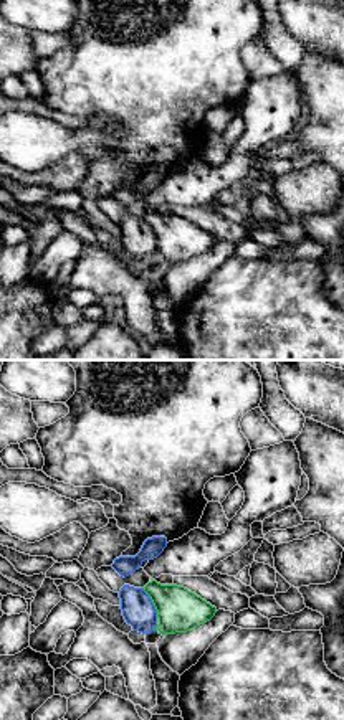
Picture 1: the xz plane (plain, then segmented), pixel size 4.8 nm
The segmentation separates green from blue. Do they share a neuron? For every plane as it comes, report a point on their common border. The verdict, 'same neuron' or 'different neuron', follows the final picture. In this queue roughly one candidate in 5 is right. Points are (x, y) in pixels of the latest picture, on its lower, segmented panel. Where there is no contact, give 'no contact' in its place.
contact (152, 601)

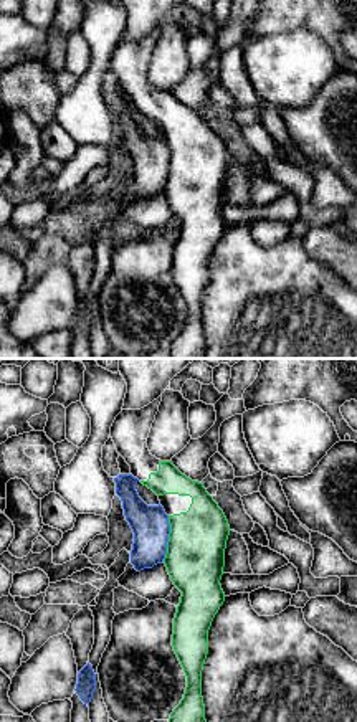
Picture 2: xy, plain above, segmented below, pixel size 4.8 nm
contact (169, 539)

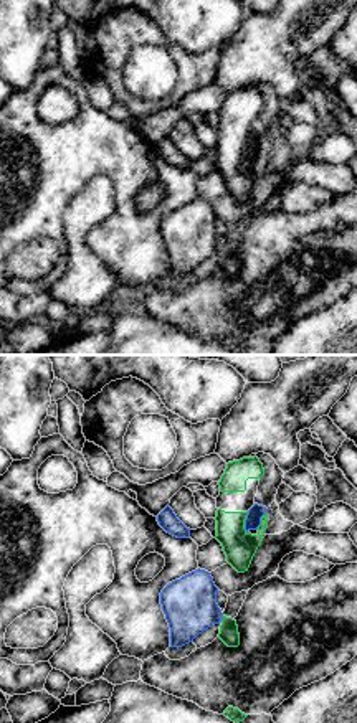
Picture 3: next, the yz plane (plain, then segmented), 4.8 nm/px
contact (243, 524)

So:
different neuron

